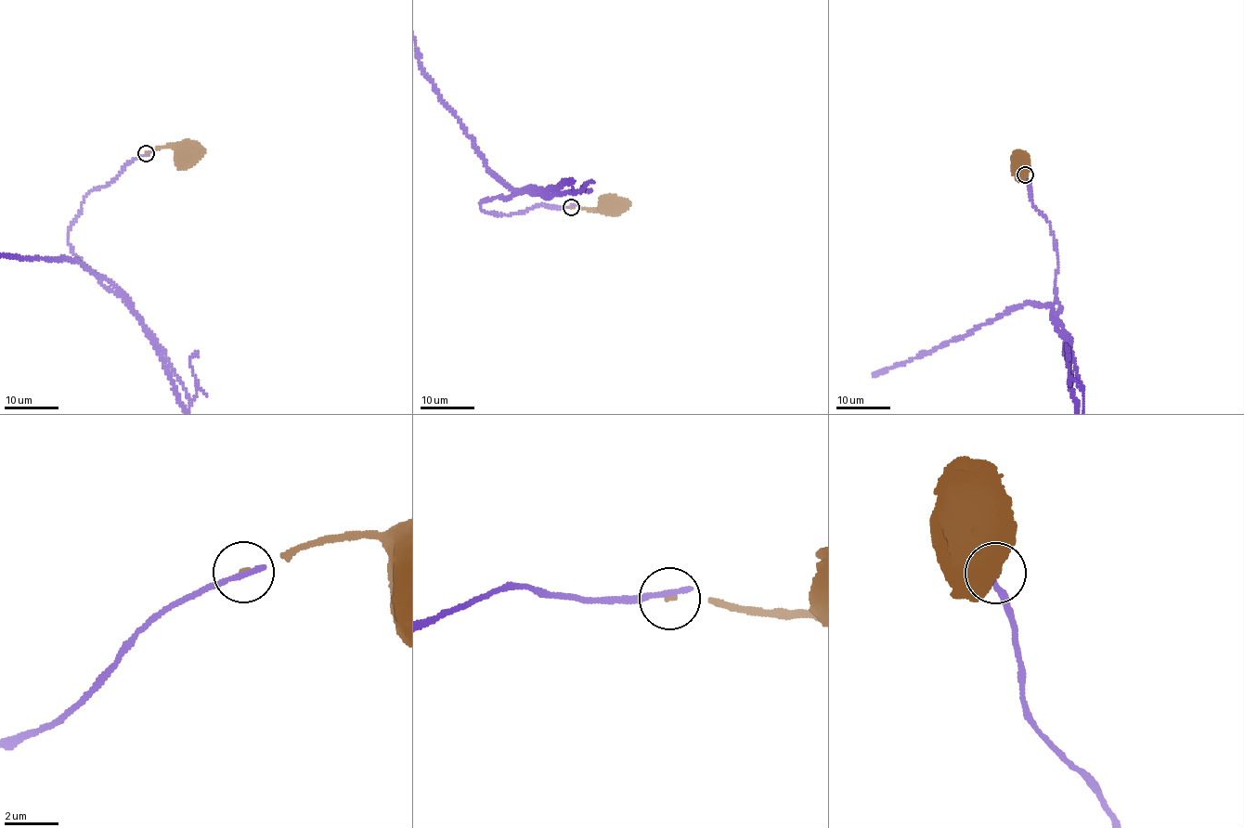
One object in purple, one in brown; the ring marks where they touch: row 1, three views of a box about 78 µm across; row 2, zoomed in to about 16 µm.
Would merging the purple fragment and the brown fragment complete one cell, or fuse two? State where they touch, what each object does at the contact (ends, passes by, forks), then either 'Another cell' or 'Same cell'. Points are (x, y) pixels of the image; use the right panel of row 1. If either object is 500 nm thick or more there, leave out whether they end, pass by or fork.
Place: (1025, 174). At the ring purple ends. At the ring brown ends. Another cell

